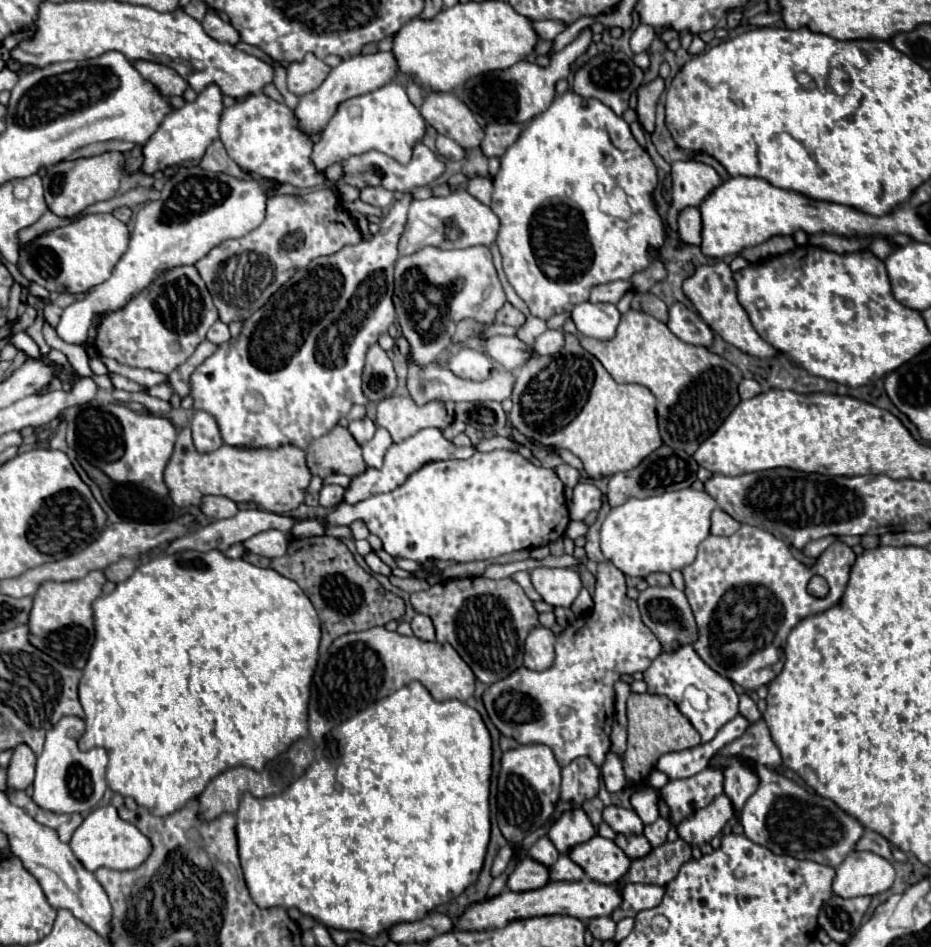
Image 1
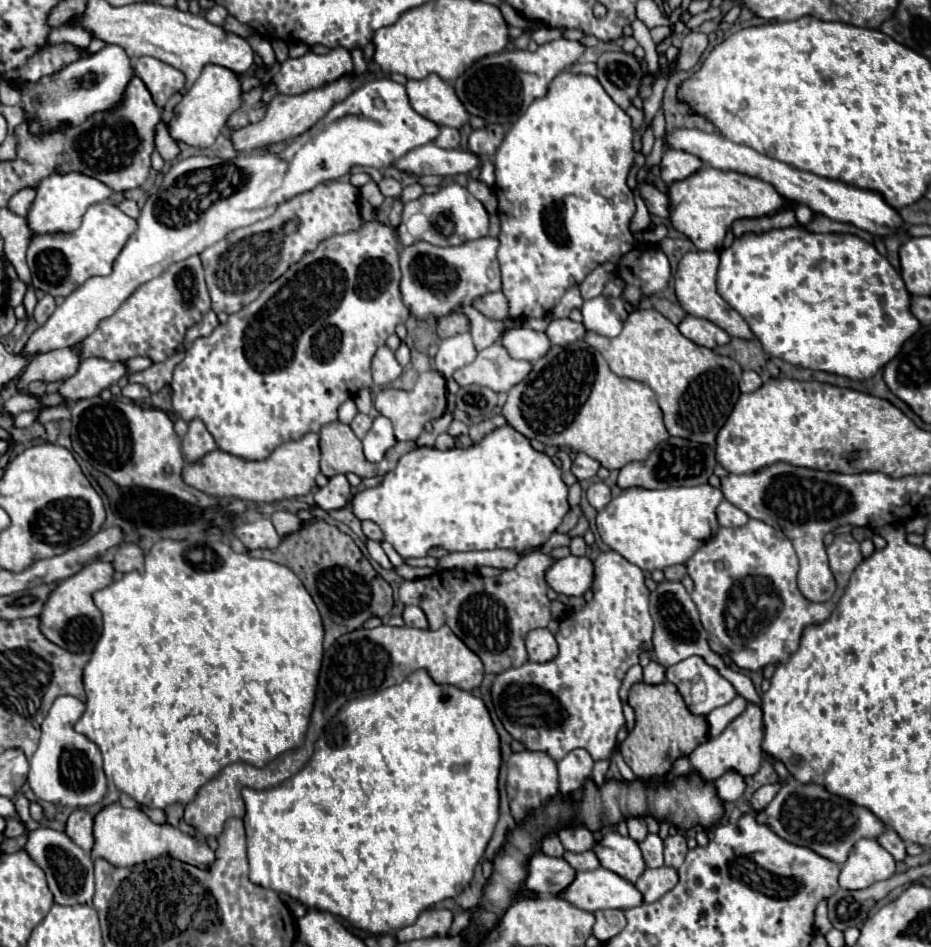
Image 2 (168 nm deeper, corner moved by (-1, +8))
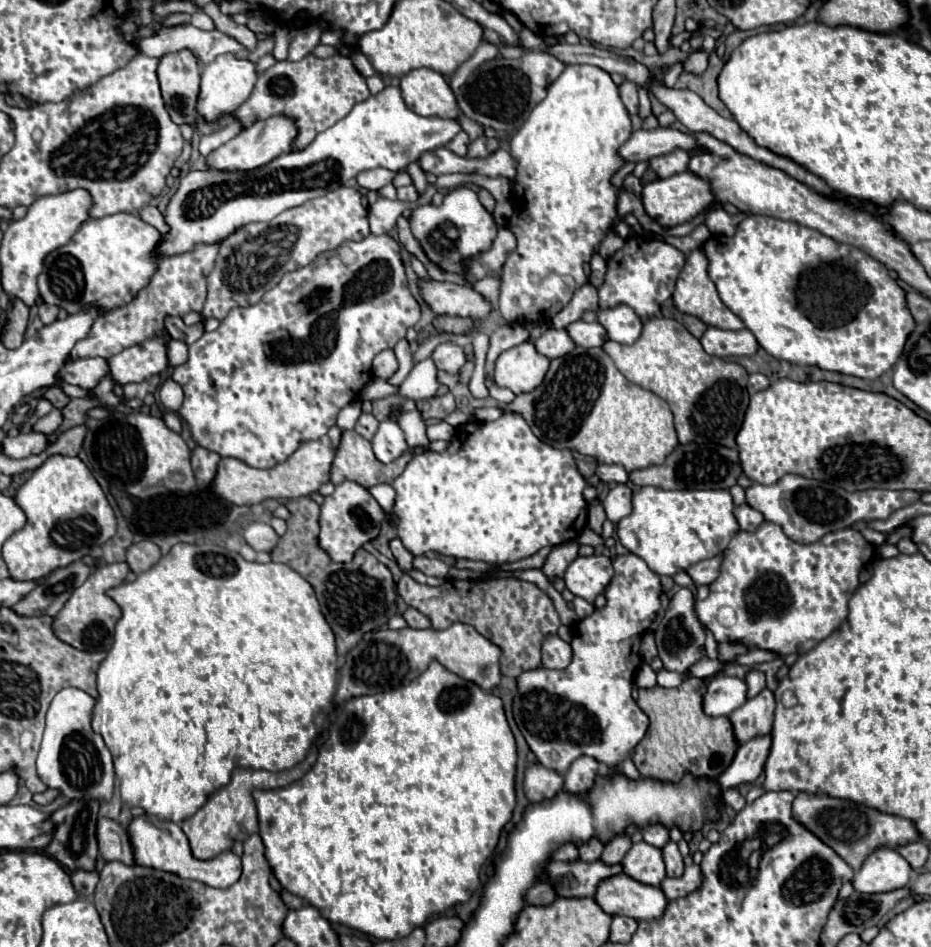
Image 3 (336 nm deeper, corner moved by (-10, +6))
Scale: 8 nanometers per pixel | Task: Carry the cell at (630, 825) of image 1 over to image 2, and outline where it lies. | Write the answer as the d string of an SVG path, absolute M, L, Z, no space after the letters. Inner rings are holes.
M630 817L630 819L626 819L626 823L628 823L628 831L630 831L630 837L634 839L634 841L644 841L644 837L648 835L648 829L646 829L646 821L642 819L642 817Z

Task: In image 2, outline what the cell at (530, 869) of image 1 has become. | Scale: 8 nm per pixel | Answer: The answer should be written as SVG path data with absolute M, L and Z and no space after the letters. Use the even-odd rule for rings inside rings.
M538 851L530 857L528 877L524 885L536 895L556 897L572 885L574 877L576 877L576 869L572 869L566 859L546 857L542 851Z

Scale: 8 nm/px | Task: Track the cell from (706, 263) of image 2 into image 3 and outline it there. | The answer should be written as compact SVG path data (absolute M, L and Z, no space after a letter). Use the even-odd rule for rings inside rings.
M695 249L689 253L687 257L687 263L677 279L677 287L675 287L675 293L673 293L673 303L675 307L681 311L681 313L689 313L689 315L695 315L699 317L705 325L711 325L711 327L719 327L719 329L731 329L731 331L739 331L743 329L743 321L731 313L723 301L719 299L717 295L717 287L715 283L711 281L709 277L709 259L705 255L703 249Z

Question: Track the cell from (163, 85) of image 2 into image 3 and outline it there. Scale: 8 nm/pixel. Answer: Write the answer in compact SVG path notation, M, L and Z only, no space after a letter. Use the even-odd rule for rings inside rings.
M189 51L179 55L163 55L159 59L157 77L161 83L163 101L173 123L193 123L197 121L197 93L199 93L199 65Z

